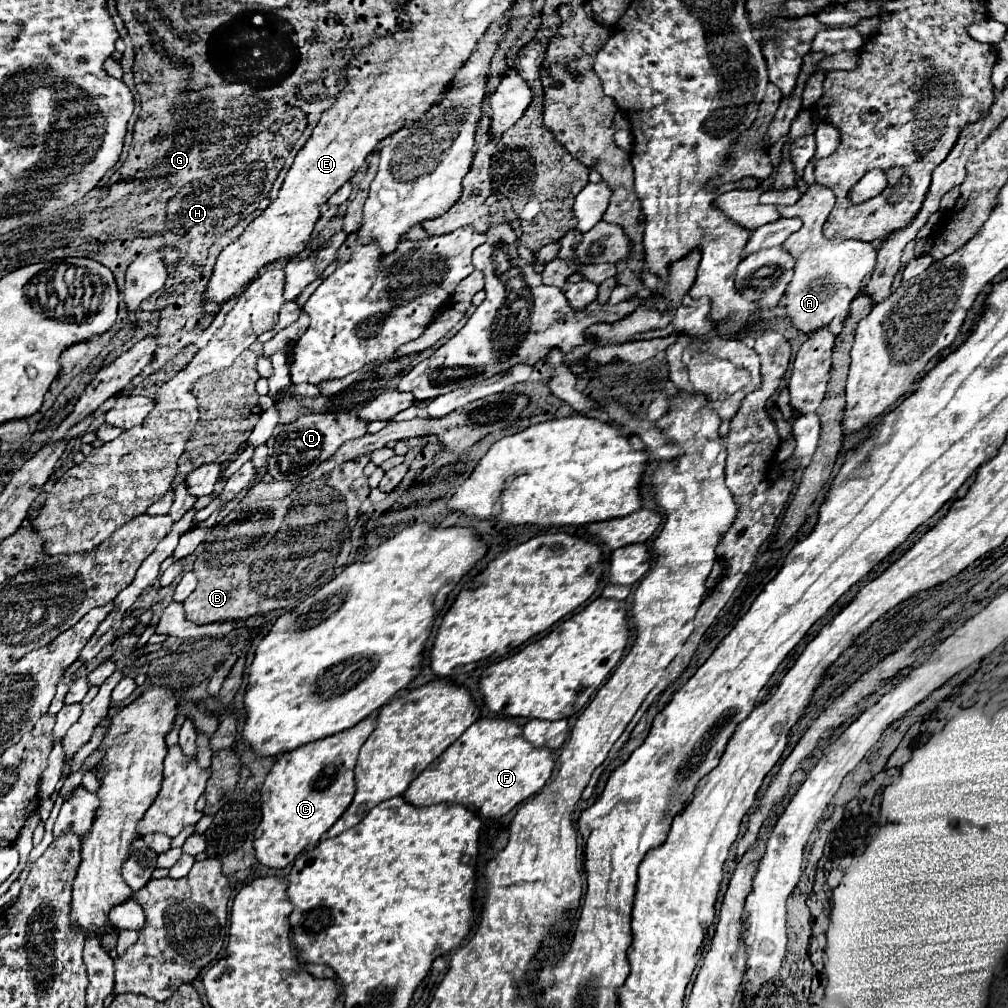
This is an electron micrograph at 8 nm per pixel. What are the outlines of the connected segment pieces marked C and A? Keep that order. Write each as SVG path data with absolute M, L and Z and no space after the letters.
M377 712L359 722L345 734L309 742L297 750L283 754L271 768L261 788L263 820L255 836L255 852L261 864L269 868L285 868L305 850L307 844L317 844L321 836L341 818L355 796L355 764L361 746L375 730Z
M809 186L809 192L799 198L793 206L777 206L781 210L783 218L801 218L803 228L789 236L783 246L793 254L795 262L795 274L785 290L785 308L789 318L793 320L793 326L801 334L813 334L821 328L827 328L833 318L845 320L849 316L849 304L857 298L857 294L865 286L865 278L873 272L877 250L871 244L857 242L857 240L845 240L841 236L825 238L823 236L823 224L829 216L829 212L835 206L835 194L821 186Z

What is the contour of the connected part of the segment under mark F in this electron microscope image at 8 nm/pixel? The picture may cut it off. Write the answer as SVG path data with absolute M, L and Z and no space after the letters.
M481 718L411 782L403 798L413 806L455 802L483 818L501 818L523 800L537 794L551 778L553 768L555 760L551 750L535 748L527 742L519 724L507 718Z

